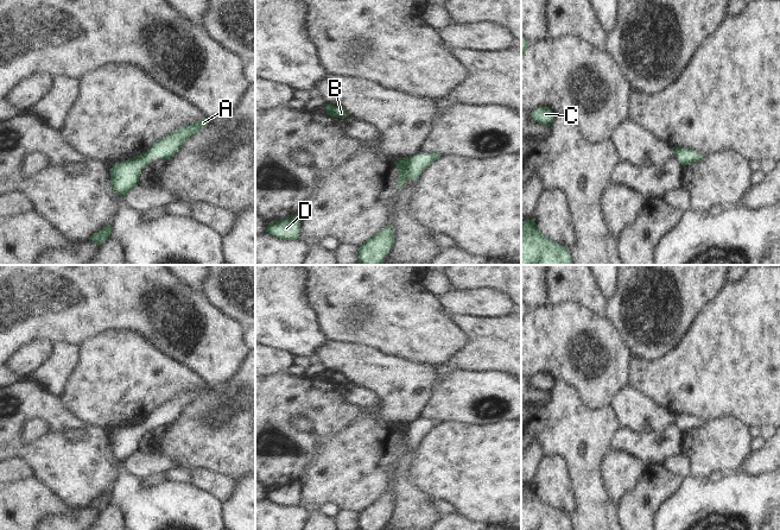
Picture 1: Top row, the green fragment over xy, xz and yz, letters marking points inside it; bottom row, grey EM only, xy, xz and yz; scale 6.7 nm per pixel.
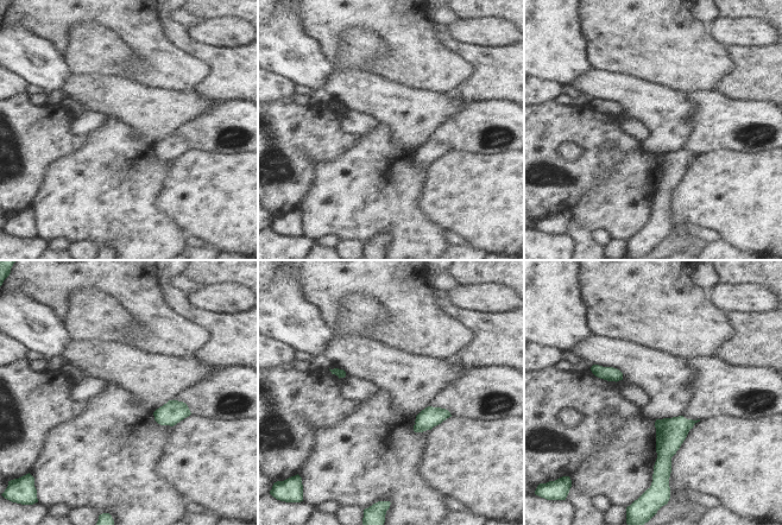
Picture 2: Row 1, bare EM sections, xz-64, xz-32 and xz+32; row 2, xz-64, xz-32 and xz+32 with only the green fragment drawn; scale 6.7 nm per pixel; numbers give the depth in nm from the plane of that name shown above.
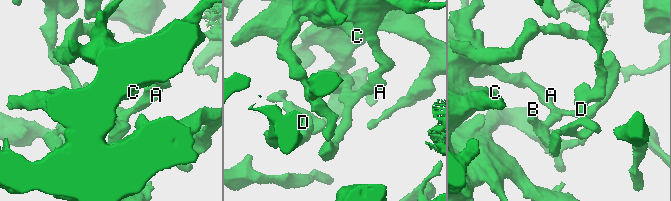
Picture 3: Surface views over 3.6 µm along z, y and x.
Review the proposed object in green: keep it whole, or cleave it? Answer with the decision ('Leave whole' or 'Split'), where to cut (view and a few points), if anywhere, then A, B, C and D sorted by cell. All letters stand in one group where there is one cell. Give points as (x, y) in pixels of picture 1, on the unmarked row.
Leave whole. No split. Groups: A B C D

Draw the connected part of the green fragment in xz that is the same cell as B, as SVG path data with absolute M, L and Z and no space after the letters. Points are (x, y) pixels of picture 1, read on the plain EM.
M325 370L324 374L325 374L328 381L331 381L335 384L344 385L349 381L345 376L343 376L342 373L338 373L338 372L330 372L330 371Z

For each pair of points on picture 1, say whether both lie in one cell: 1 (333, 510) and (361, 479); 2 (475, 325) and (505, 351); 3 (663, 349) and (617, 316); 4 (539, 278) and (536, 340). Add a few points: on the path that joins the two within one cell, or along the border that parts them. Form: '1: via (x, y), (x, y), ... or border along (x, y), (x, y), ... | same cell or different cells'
1: border along (319, 505), (334, 503), (340, 510) | different cells
2: via (482, 332), (498, 345) | same cell
3: via (650, 346), (625, 329) | same cell
4: border along (550, 304), (533, 309) | different cells

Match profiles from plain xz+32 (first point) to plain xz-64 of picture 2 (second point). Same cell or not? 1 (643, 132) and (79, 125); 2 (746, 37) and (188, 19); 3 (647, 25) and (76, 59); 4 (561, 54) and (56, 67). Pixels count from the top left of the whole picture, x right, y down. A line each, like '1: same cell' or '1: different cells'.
1: same cell
2: different cells
3: different cells
4: same cell

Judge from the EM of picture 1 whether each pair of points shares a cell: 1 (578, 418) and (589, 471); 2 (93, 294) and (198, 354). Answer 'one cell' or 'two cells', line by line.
1: one cell
2: one cell

